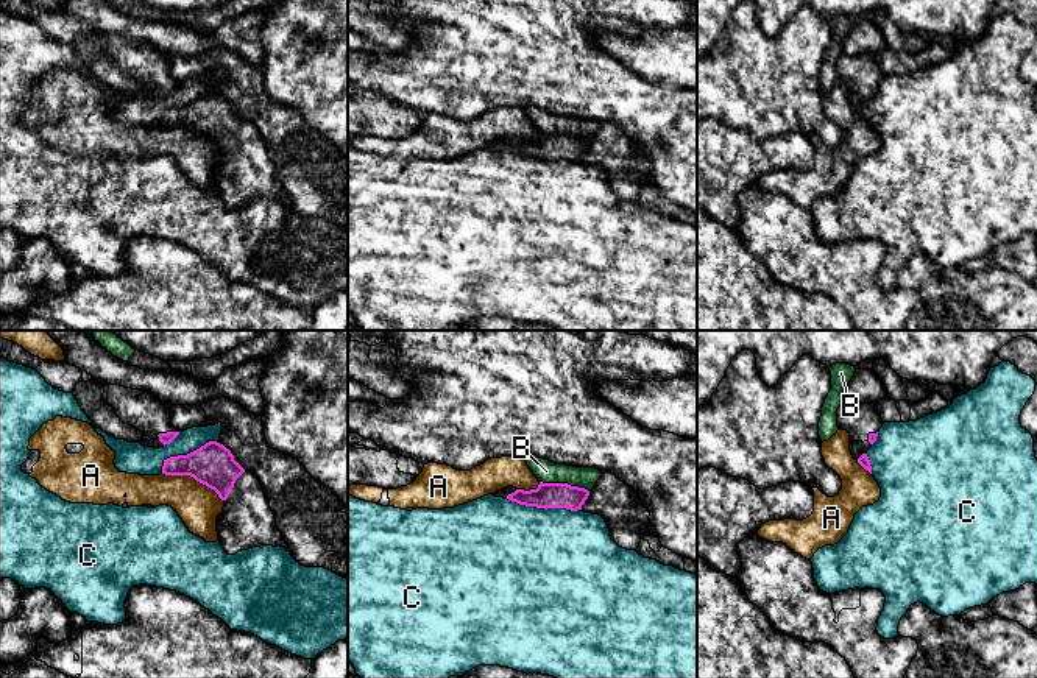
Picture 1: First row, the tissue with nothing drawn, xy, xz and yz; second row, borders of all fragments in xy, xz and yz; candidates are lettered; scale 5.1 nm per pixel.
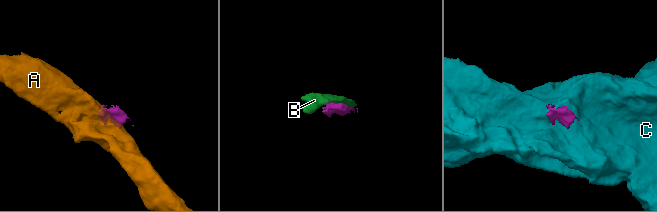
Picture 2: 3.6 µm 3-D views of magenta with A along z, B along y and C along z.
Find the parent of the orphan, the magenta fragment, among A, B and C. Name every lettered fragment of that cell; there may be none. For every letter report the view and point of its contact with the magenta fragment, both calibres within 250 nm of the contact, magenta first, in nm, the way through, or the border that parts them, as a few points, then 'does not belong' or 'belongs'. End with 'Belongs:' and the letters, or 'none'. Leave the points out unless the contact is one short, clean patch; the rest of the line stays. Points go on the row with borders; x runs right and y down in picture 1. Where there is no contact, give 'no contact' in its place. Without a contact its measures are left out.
A: meets magenta in xy at (194, 477); 220 nm thick on the magenta side, 220 nm on the other; does not belong
B: meets magenta in xz at (565, 483); 130 nm thick on the magenta side, 120 nm on the other; border along xz (540, 480), (566, 482), (583, 487), (588, 491); does not belong
C: meets magenta in xz at (545, 508); 130 nm thick on the magenta side, 500 nm on the other; does not belong
Belongs: none

